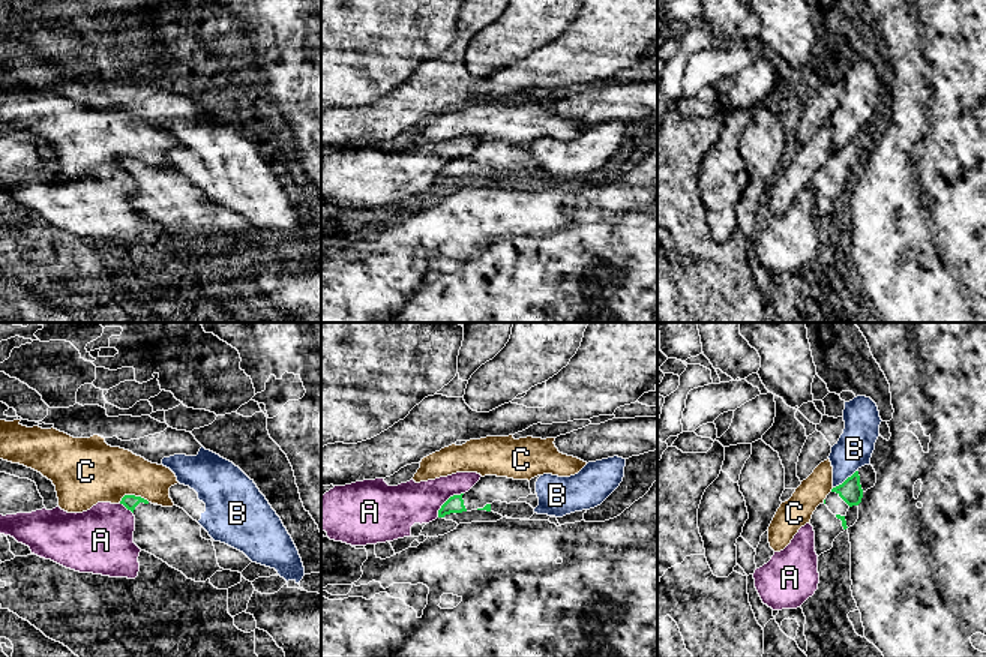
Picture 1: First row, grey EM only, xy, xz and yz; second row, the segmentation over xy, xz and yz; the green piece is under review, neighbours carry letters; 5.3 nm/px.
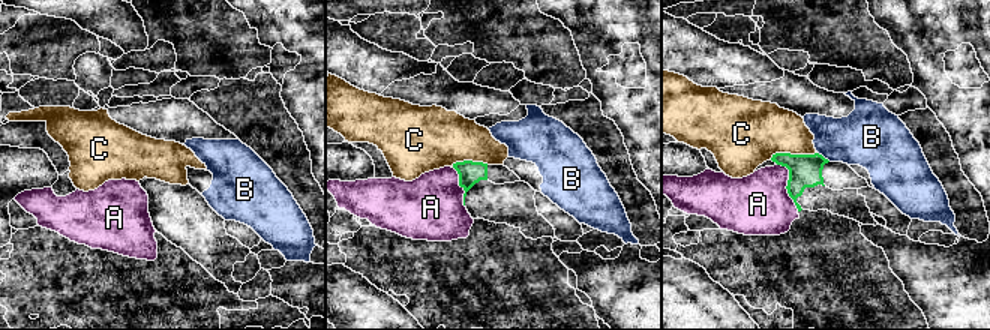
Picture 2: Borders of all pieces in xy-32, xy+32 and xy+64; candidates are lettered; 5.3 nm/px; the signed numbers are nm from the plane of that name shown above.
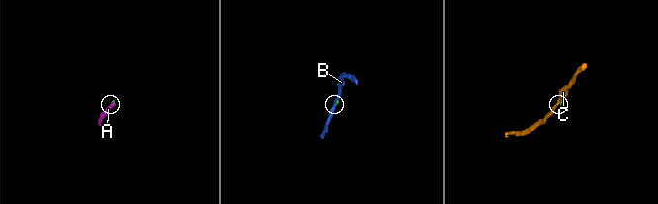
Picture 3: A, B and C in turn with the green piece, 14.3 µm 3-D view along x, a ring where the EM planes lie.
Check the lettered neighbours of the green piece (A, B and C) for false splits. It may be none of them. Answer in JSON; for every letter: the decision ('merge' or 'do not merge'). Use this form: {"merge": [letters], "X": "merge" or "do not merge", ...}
{"merge": [], "A": "do not merge", "B": "do not merge", "C": "do not merge"}

